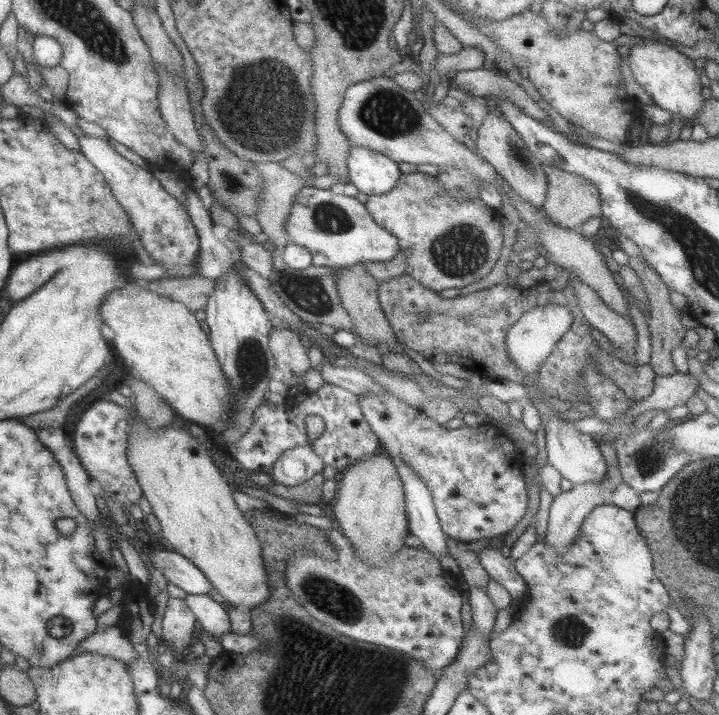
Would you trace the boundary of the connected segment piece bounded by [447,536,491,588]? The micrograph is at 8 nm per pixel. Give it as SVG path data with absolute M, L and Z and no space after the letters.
M447 536L447 549L458 562L465 587L475 586L485 588L491 579L480 563L476 552L468 549L464 541Z

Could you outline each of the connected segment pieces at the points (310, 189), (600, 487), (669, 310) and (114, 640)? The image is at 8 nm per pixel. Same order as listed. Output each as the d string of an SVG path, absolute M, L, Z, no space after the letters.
M310 185L301 188L295 196L285 232L288 234L289 242L310 251L314 266L341 268L356 263L392 260L401 250L399 240L379 226L372 217L366 205L356 197L334 194L332 189Z
M609 466L606 482L600 484L580 484L574 485L572 490L562 492L553 499L553 504L549 510L549 521L545 534L545 542L551 544L558 552L558 556L562 556L565 550L575 540L579 533L579 528L583 523L583 518L589 515L589 512L596 506L604 505L609 501L609 496L613 491L623 483L623 478L620 470L616 466Z
M622 232L618 233L618 242L620 249L624 250L629 256L628 265L637 272L649 298L651 315L649 315L647 324L651 333L651 359L648 365L654 369L658 377L674 374L678 371L674 367L674 363L672 363L670 351L672 348L682 346L682 339L686 336L688 328L682 324L679 310L671 303L670 288L666 286L661 276L648 264L648 261L643 257L641 248Z
M108 625L107 628L94 631L82 640L77 648L74 654L96 652L124 663L132 662L137 657L137 652L128 640L126 632L118 625Z

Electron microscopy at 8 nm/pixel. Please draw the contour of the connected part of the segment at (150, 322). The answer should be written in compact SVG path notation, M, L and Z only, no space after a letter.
M129 281L119 289L109 292L99 306L104 325L114 331L111 342L114 351L120 355L128 370L161 394L166 402L185 419L194 422L202 431L208 429L220 432L231 414L231 394L227 378L220 368L217 356L212 348L209 334L200 327L197 314L180 301L156 294L134 281Z

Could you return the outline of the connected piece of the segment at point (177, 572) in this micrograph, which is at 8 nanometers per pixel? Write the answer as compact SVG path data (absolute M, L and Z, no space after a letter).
M156 550L152 552L151 561L167 580L187 593L208 595L214 589L199 568L176 551Z

